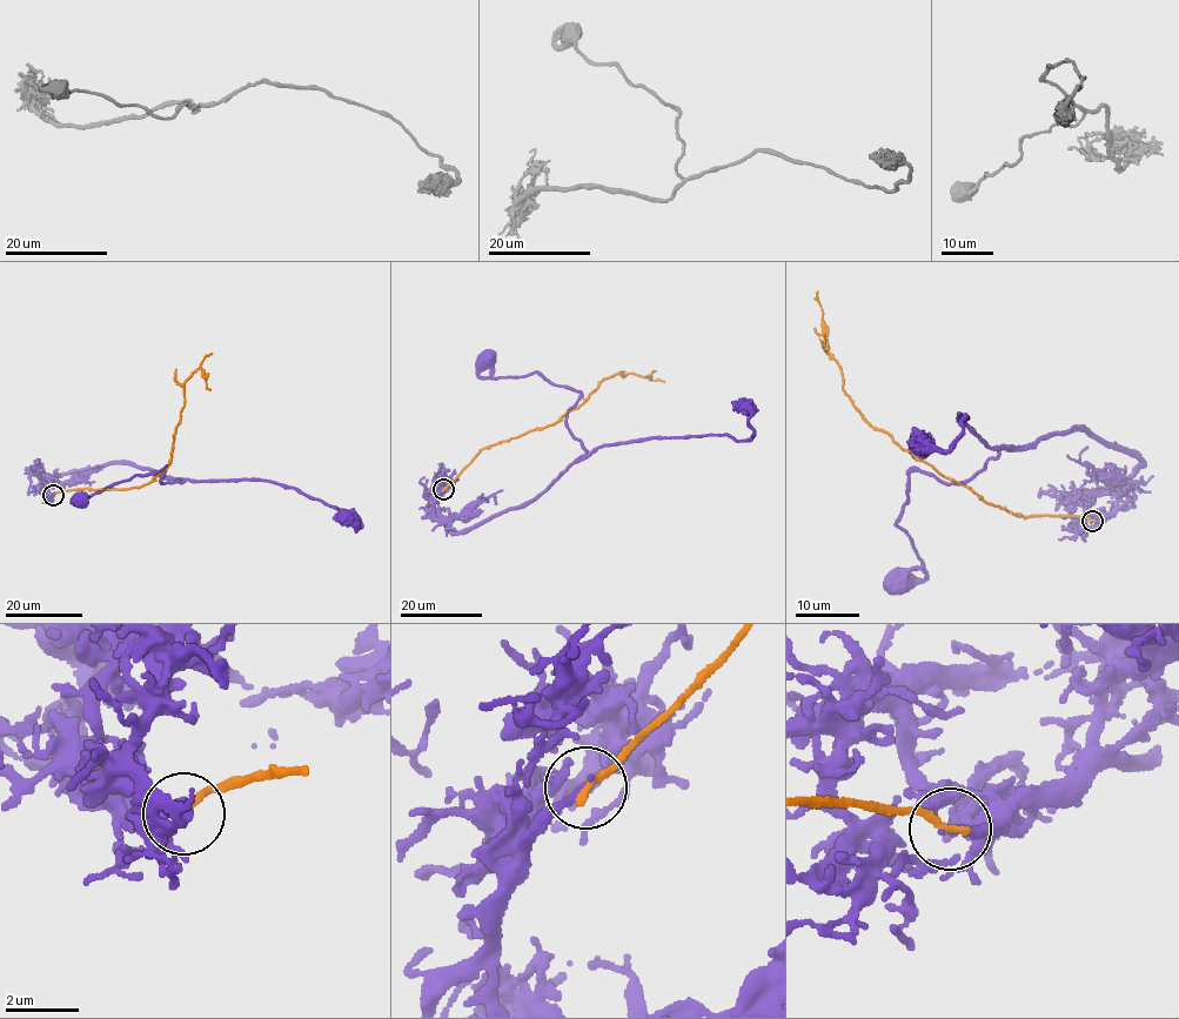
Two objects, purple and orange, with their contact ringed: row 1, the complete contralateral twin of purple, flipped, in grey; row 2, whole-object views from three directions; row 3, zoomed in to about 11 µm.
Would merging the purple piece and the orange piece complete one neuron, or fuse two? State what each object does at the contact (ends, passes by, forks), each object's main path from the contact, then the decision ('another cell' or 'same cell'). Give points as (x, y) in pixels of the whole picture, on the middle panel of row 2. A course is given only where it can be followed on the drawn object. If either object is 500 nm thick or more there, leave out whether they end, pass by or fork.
purple ends | orange ends | purple via (443, 489), (435, 513), (467, 530), (587, 451), (567, 423), (580, 394), (483, 361) | orange via (443, 489), (483, 448), (553, 424), (598, 382), (618, 374), (650, 379), (651, 373) | another cell

